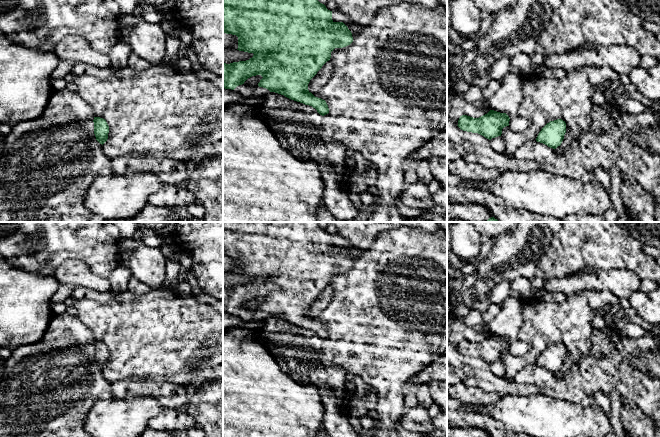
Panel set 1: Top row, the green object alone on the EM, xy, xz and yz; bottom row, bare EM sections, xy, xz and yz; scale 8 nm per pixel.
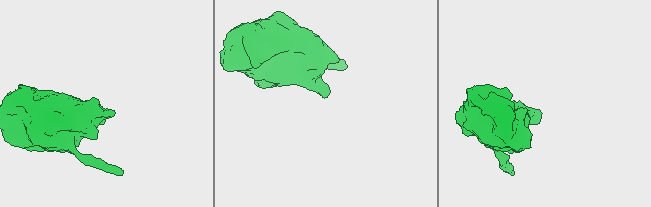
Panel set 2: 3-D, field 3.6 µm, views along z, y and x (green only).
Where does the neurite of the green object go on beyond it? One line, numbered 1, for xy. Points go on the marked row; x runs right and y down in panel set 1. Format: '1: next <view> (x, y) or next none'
1: next none

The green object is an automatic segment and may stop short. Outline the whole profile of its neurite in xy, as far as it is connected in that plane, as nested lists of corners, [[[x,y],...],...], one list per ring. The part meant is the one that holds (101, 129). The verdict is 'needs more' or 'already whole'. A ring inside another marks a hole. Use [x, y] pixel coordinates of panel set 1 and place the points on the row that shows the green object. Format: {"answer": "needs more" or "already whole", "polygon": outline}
{"answer": "already whole", "polygon": [[[94,117],[93,122],[96,140],[103,145],[108,139],[109,126],[106,120],[100,117]]]}

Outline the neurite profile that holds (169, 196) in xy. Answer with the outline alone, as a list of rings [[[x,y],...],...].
[[[164,183],[159,191],[148,198],[148,203],[166,208],[187,207],[195,203],[196,197],[184,185]]]

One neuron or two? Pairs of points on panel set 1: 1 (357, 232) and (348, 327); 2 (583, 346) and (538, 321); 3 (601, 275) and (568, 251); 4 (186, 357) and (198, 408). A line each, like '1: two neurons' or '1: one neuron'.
1: two neurons
2: one neuron
3: two neurons
4: two neurons

